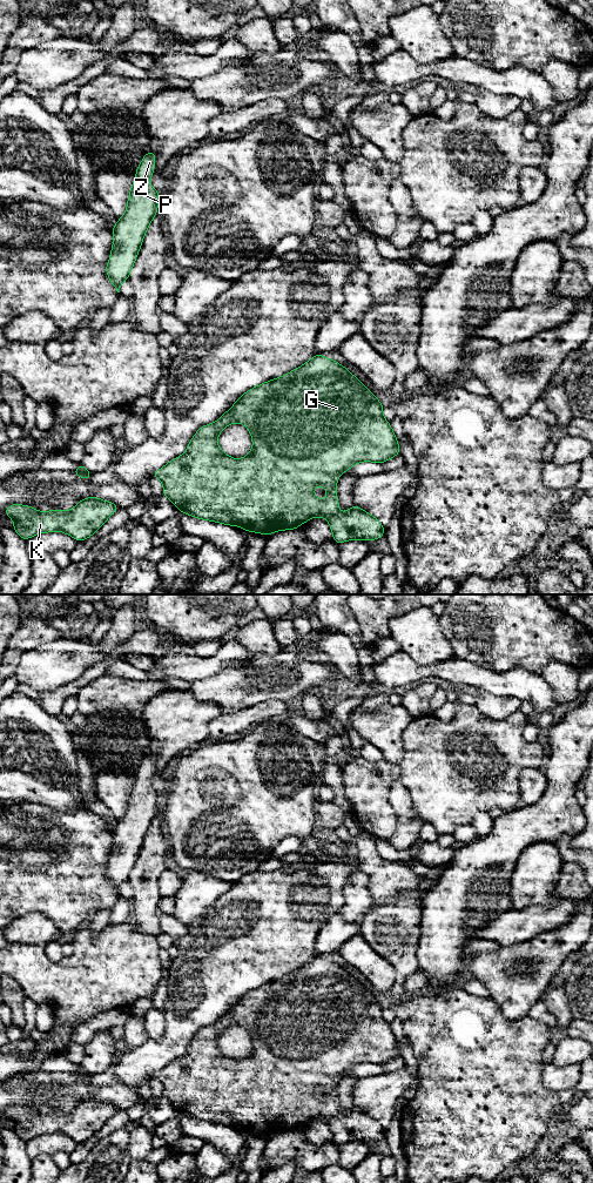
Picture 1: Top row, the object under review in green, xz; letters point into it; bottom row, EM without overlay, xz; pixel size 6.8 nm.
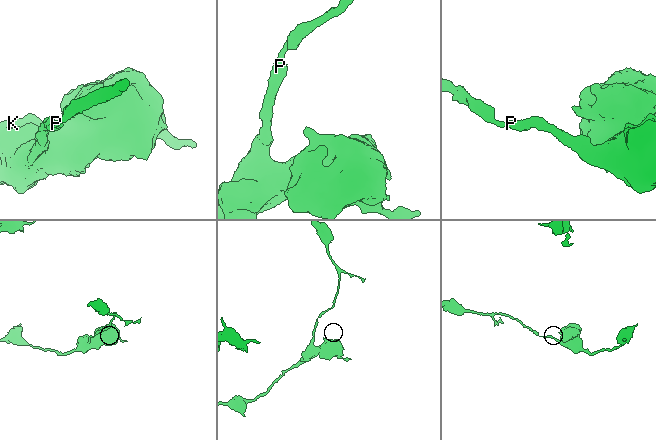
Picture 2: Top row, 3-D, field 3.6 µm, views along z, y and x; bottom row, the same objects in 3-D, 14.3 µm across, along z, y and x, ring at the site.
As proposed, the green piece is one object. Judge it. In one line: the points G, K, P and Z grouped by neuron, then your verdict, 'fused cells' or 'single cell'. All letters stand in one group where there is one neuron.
groups G K P Z; single cell

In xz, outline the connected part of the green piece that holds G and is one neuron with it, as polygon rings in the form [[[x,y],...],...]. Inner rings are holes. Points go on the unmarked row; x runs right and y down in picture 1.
[[[316,955],[287,976],[248,992],[218,1022],[201,1028],[182,1057],[168,1063],[151,1077],[162,1083],[163,1097],[178,1113],[203,1122],[240,1128],[248,1134],[268,1137],[282,1131],[295,1131],[312,1118],[324,1118],[337,1145],[353,1141],[379,1141],[384,1137],[385,1128],[356,1107],[341,1115],[336,1090],[337,1080],[355,1066],[383,1066],[400,1055],[398,1041],[383,1017],[383,1009],[377,999],[344,967]],[[233,1024],[245,1027],[252,1040],[252,1051],[241,1061],[225,1056],[217,1046],[221,1033]],[[317,1087],[325,1090],[326,1101],[318,1101],[314,1096]]]

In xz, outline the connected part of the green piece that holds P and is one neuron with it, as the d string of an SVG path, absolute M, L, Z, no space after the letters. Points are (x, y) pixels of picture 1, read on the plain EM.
M148 753L143 758L136 771L126 814L113 828L113 849L106 874L117 894L120 894L120 887L129 880L144 835L157 814L160 795L149 785L155 769L155 760L154 753Z

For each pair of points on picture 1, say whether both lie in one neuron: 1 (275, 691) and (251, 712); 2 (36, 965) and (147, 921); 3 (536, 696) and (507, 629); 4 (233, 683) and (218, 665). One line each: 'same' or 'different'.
1: different
2: different
3: different
4: different

